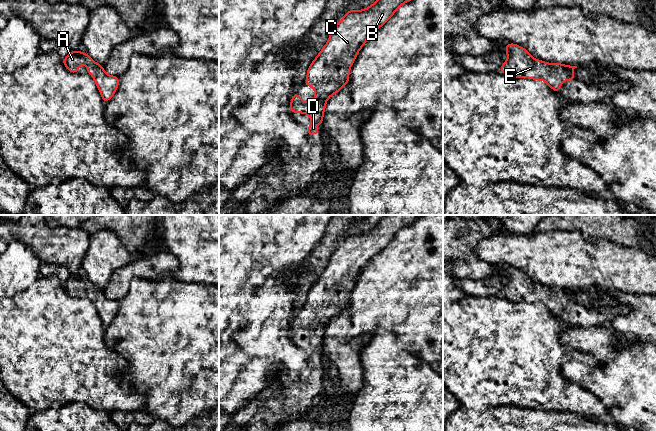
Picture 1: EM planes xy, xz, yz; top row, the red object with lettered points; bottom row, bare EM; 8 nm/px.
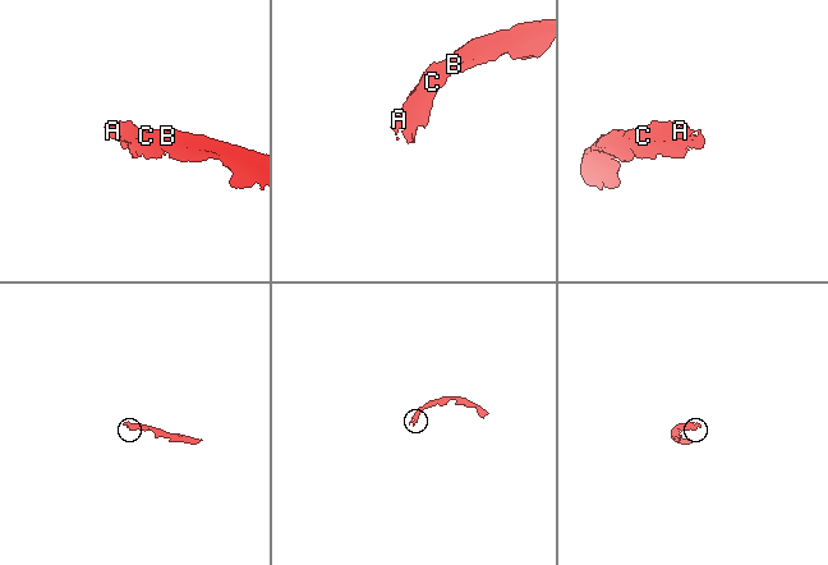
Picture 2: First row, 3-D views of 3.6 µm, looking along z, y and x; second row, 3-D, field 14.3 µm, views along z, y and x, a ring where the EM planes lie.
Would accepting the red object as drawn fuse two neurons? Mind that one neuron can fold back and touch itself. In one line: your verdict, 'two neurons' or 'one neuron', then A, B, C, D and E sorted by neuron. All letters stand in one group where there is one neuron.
one neuron; A B C D E

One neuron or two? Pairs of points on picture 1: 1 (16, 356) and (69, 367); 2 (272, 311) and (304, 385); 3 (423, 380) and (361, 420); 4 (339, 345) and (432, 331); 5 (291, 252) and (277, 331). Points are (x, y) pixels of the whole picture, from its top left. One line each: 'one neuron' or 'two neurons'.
1: one neuron
2: two neurons
3: one neuron
4: two neurons
5: two neurons

